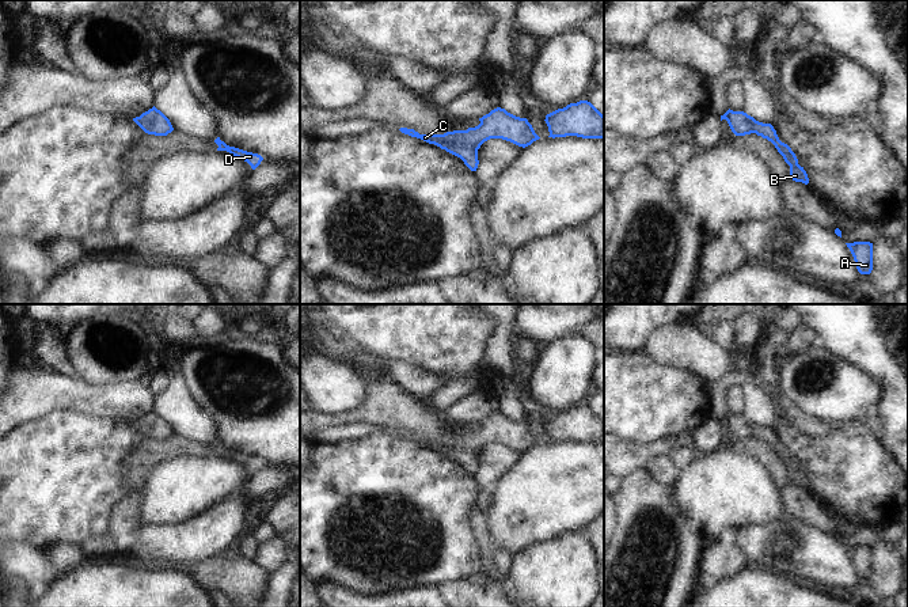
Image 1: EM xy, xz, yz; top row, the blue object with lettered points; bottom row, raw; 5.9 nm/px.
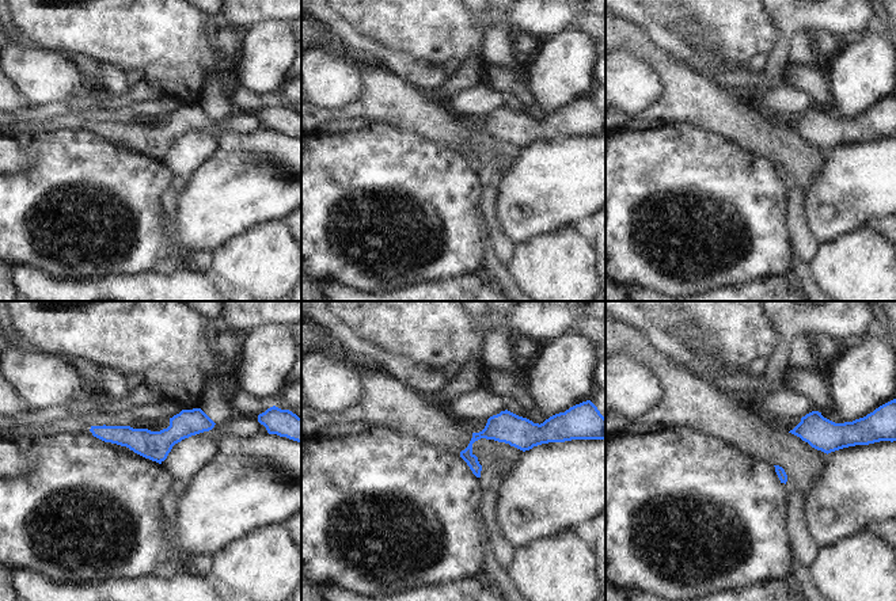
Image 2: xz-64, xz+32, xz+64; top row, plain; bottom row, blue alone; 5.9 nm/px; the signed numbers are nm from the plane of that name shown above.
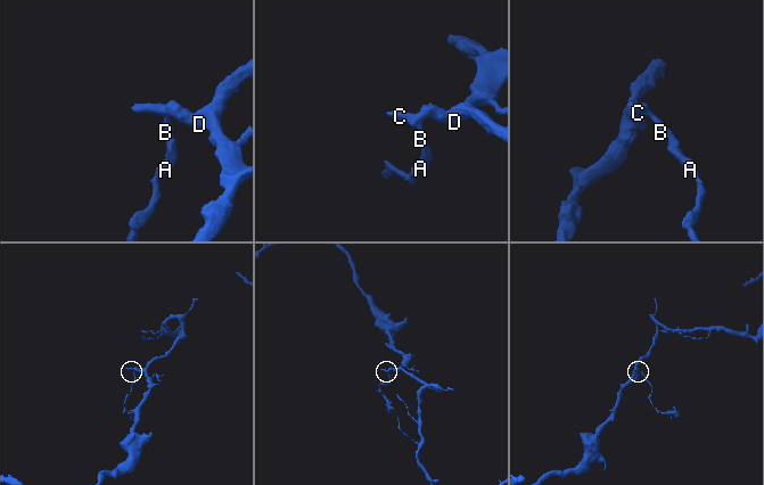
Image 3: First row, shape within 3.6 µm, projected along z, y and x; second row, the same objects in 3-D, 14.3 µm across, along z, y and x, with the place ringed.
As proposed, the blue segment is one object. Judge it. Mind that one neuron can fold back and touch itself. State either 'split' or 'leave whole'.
leave whole

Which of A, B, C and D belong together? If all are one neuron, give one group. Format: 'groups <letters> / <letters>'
groups A B C D

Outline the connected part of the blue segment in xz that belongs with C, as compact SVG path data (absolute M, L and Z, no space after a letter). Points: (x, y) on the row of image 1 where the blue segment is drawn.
M501 107L491 110L479 121L480 124L475 128L444 134L419 134L407 128L400 128L399 130L460 158L471 171L476 171L479 164L478 149L490 139L502 139L523 148L540 139L527 118L516 117Z

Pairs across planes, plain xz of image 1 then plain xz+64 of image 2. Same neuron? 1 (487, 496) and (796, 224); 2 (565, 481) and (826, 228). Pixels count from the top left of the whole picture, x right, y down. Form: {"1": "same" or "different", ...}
{"1": "same", "2": "same"}

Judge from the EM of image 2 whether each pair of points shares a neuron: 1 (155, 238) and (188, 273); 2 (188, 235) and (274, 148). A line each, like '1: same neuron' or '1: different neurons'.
1: different neurons
2: same neuron

